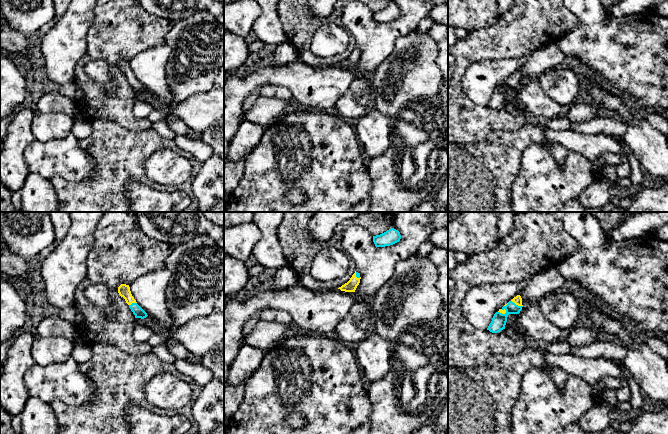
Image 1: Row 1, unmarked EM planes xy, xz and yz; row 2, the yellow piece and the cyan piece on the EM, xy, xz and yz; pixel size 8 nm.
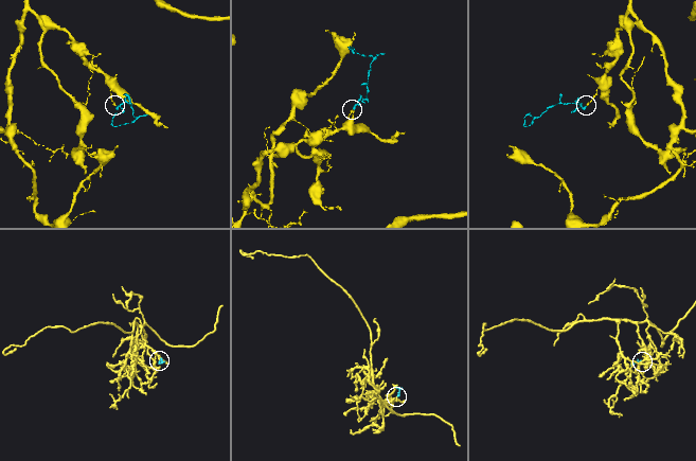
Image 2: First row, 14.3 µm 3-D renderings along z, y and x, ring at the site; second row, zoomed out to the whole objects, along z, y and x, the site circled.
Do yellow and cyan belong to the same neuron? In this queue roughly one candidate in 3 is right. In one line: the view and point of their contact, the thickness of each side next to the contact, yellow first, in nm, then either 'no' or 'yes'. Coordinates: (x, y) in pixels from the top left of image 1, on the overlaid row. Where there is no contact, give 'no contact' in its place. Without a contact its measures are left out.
contact yz (517, 304); calibres 70 and 120 nm; yes

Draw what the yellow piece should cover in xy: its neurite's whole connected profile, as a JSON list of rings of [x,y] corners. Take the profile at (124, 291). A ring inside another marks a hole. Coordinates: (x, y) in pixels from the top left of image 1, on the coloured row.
[[[121,284],[118,287],[118,293],[125,299],[126,303],[129,305],[129,308],[135,315],[135,318],[144,319],[148,316],[147,313],[137,304],[136,300],[132,296],[129,285]]]

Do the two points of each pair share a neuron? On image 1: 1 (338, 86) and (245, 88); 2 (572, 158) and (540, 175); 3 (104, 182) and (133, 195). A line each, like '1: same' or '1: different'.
1: same
2: same
3: different

